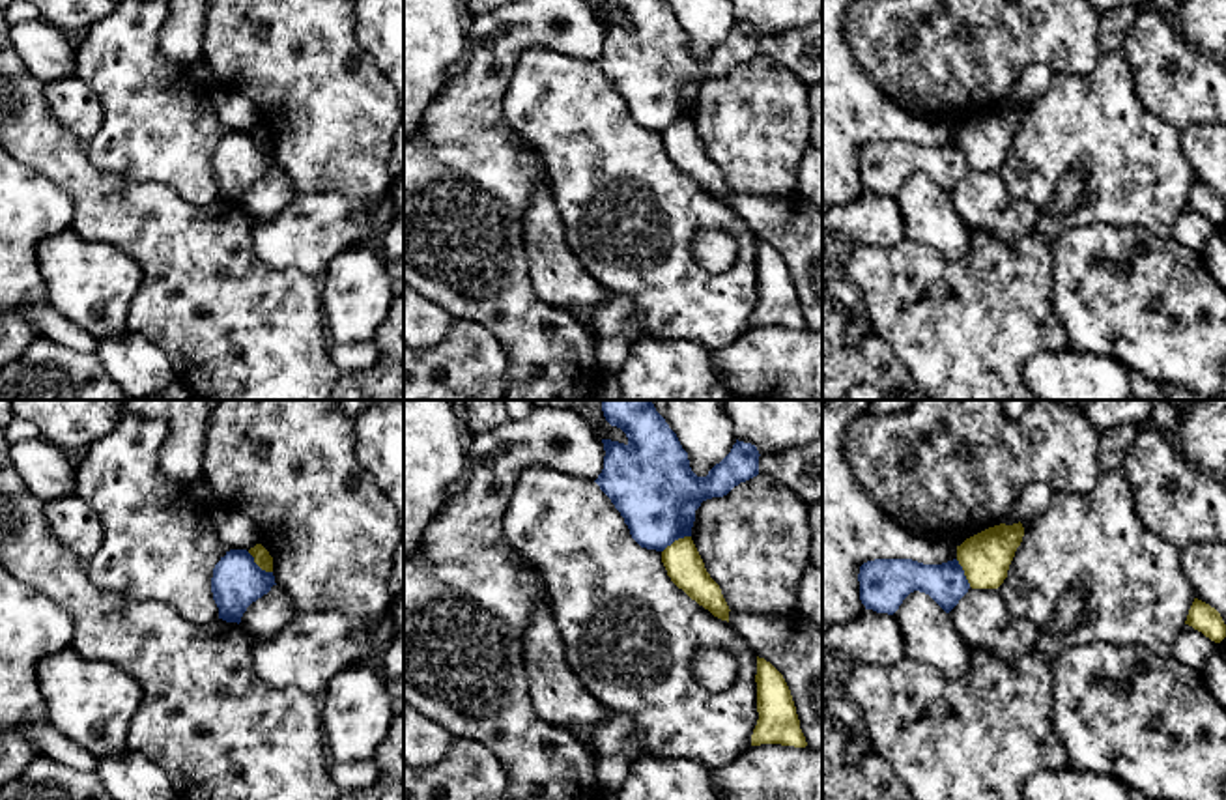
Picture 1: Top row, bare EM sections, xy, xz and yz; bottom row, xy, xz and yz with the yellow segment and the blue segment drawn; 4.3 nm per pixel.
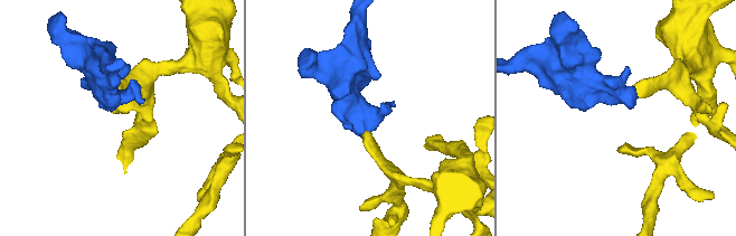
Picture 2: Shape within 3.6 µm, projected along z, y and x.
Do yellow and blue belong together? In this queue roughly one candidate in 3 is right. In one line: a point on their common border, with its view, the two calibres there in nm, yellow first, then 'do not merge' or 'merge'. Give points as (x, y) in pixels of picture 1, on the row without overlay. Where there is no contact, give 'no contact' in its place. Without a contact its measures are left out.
meets yellow in xz at (675, 122); 160 nm thick on the yellow side, 360 nm on the other; do not merge

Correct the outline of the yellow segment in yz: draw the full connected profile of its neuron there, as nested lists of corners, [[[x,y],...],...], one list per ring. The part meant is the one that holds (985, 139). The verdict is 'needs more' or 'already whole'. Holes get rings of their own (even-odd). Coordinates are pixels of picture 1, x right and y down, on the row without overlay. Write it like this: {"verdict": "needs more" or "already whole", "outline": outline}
{"verdict": "already whole", "outline": [[[1022,105],[994,107],[957,127],[957,142],[972,170],[998,170],[1024,118]]]}

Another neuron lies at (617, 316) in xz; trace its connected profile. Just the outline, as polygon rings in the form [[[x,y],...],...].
[[[607,292],[607,297],[587,314],[583,325],[596,340],[624,338],[634,346],[649,338],[641,310],[626,293]]]

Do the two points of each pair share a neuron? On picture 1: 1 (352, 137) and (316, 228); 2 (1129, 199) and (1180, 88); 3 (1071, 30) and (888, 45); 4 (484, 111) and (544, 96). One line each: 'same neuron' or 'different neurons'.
1: different neurons
2: different neurons
3: same neuron
4: different neurons

